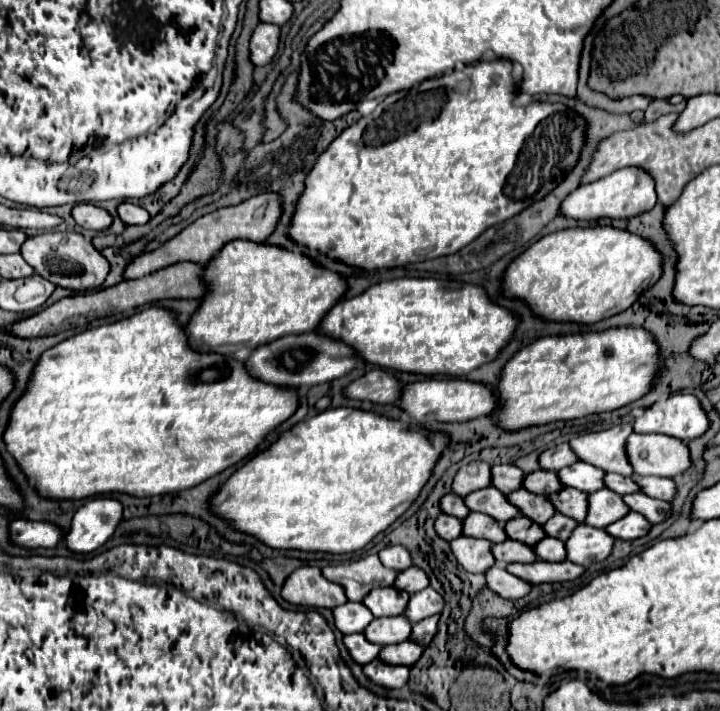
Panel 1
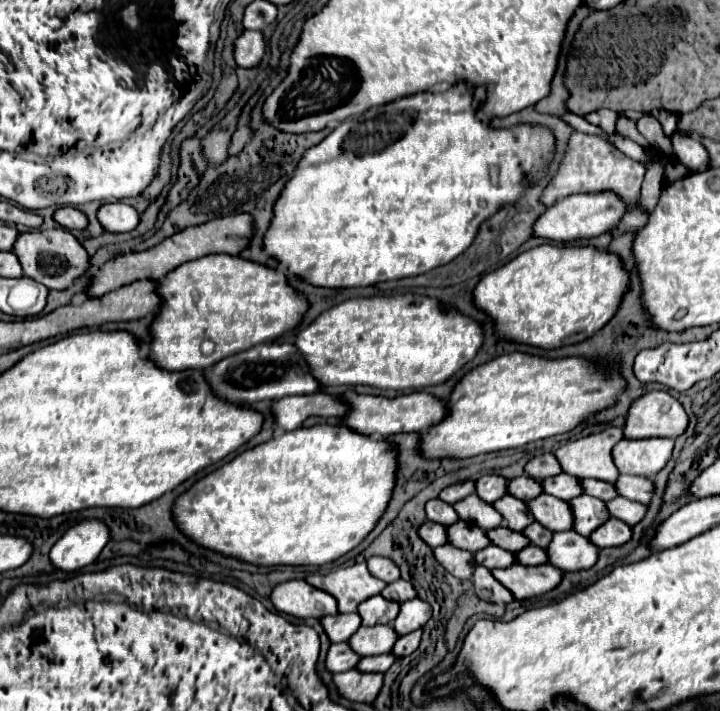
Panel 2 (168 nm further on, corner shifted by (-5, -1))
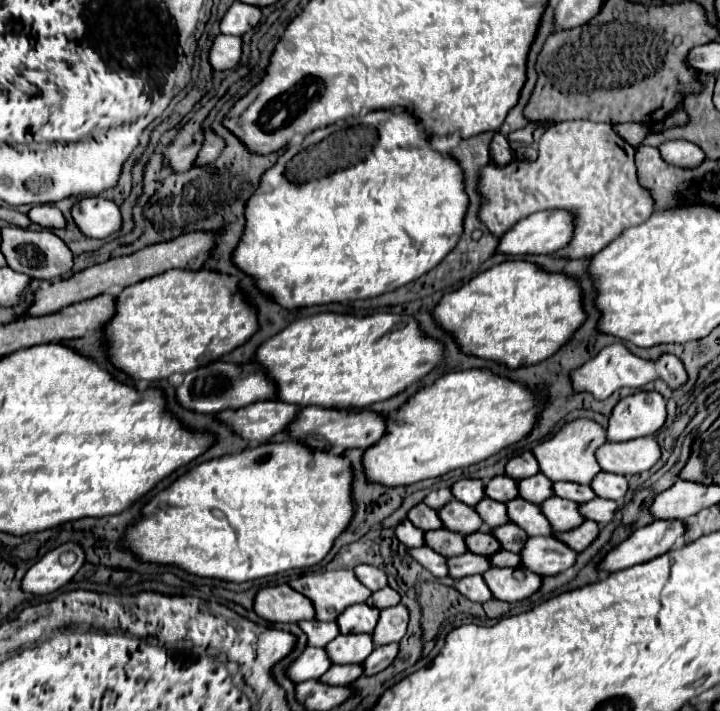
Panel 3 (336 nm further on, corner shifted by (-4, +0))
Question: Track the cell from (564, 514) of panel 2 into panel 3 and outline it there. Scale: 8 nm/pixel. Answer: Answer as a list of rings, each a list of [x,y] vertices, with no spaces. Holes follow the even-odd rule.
[[[515,498],[515,500],[509,500],[505,506],[507,506],[509,522],[523,528],[527,536],[549,536],[551,534],[551,524],[541,514],[537,504],[531,504],[523,498]]]

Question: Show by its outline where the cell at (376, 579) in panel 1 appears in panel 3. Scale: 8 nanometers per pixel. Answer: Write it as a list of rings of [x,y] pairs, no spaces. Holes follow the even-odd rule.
[[[327,570],[319,574],[305,574],[289,580],[289,586],[299,590],[315,604],[315,620],[333,622],[345,608],[361,604],[371,596],[353,574],[353,570]]]

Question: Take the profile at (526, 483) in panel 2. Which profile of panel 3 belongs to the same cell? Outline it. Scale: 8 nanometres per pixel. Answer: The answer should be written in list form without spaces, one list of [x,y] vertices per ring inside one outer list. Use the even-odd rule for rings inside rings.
[[[495,476],[485,486],[485,496],[497,502],[509,502],[517,498],[517,482],[511,480],[509,476]]]

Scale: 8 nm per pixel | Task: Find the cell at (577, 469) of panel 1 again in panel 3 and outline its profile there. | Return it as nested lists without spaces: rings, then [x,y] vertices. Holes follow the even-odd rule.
[[[535,474],[535,476],[529,476],[527,480],[519,480],[517,482],[519,496],[523,500],[531,502],[531,504],[541,504],[549,496],[553,496],[551,486],[553,486],[553,482],[547,480],[545,476],[541,476],[541,474]]]

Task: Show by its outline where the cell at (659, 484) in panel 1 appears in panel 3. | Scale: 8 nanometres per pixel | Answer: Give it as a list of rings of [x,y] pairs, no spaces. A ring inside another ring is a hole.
[[[599,472],[595,480],[591,480],[591,490],[599,498],[611,498],[615,502],[623,500],[627,492],[627,478],[619,474],[609,474],[609,472]]]

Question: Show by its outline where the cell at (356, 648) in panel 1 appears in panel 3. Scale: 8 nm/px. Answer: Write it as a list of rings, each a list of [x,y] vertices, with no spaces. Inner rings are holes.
[[[307,646],[299,658],[295,658],[287,668],[285,674],[291,682],[299,684],[303,680],[317,680],[331,668],[331,660],[325,654],[325,648],[311,648]]]

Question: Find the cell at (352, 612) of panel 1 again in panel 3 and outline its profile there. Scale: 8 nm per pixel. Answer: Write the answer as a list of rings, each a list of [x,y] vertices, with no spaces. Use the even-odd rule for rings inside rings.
[[[305,620],[299,622],[299,628],[307,634],[309,646],[327,646],[335,636],[339,636],[339,628],[335,622],[319,622],[319,620]]]

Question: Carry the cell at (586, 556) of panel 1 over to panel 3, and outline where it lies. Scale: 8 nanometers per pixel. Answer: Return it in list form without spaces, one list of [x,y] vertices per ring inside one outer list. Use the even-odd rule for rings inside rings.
[[[539,536],[539,538],[529,538],[521,548],[519,556],[523,568],[545,578],[571,568],[577,552],[573,552],[553,536]]]

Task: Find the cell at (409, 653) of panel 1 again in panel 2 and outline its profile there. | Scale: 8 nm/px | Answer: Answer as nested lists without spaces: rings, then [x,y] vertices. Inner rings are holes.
[[[386,653],[386,655],[376,655],[376,657],[364,657],[356,669],[360,671],[368,671],[368,673],[384,673],[388,671],[394,663],[398,661],[398,657],[394,653]]]

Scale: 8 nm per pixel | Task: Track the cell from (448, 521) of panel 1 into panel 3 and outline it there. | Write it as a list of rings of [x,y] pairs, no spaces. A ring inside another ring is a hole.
[[[403,520],[395,526],[395,536],[401,544],[405,544],[407,548],[417,548],[423,546],[423,530],[415,528],[413,524],[409,524],[409,520]]]

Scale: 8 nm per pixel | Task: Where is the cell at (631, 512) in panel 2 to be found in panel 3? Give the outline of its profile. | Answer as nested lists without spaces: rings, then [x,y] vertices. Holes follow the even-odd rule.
[[[595,498],[589,500],[587,504],[579,504],[579,514],[585,520],[593,520],[597,524],[609,524],[613,520],[615,510],[617,510],[617,502],[605,498]]]

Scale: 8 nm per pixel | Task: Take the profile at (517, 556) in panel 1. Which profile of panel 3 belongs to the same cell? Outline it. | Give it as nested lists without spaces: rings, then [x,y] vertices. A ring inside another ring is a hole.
[[[465,552],[461,556],[449,558],[447,560],[447,568],[449,568],[449,578],[459,580],[463,576],[483,574],[487,568],[491,568],[491,564],[489,564],[489,558],[487,556],[479,556],[479,554]]]

